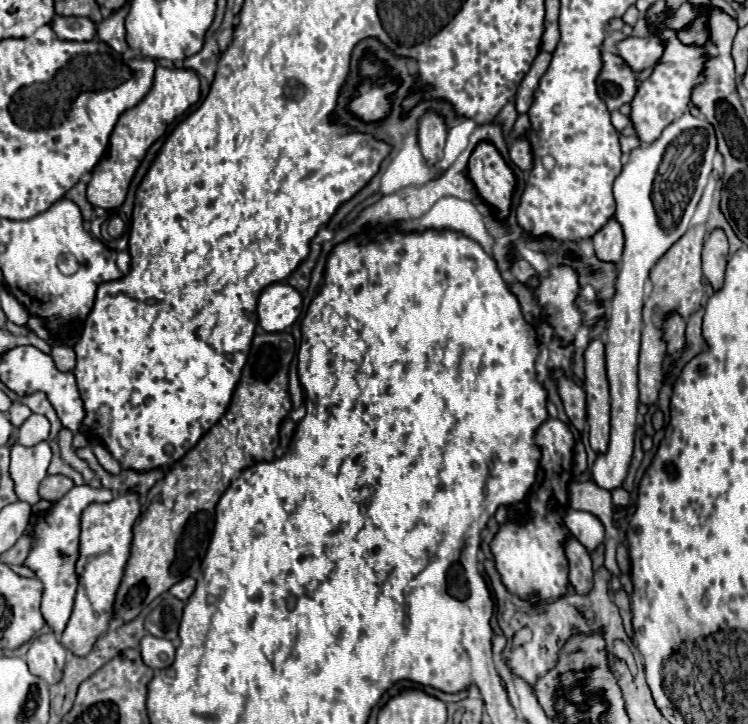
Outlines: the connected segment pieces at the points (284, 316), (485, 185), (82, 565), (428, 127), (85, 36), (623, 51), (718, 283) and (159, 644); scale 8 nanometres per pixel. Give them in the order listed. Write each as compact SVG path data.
M288 283L268 285L258 299L258 323L264 331L276 333L290 327L302 311L300 293Z
M480 141L472 151L468 159L468 177L476 185L480 197L496 209L496 217L504 217L506 221L510 215L516 175L490 141Z
M134 493L116 497L110 503L92 503L82 513L82 535L80 555L76 561L78 591L74 599L72 617L60 637L60 643L78 657L90 653L98 637L102 637L112 621L112 601L124 575L124 565L130 557L132 525L140 515L140 503Z
M426 111L420 119L418 139L420 139L422 155L428 159L430 165L442 159L446 137L448 137L448 127L444 117L436 115L434 111Z
M56 16L51 22L51 27L57 37L68 41L90 41L96 33L96 25L86 17Z
M648 35L642 39L636 37L628 37L624 41L620 41L616 45L618 55L622 57L622 61L632 69L632 71L642 71L648 69L652 65L656 65L656 61L660 59L664 45L656 35Z
M714 229L702 249L702 271L704 277L712 283L714 289L720 289L724 283L724 269L728 257L728 239L724 229Z
M146 635L142 639L142 643L140 643L140 651L142 651L142 659L144 659L144 663L148 667L152 667L152 669L166 669L174 661L176 647L168 639L158 639L158 637Z

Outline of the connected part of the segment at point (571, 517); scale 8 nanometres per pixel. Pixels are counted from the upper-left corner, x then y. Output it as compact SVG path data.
M568 509L566 517L564 517L566 527L570 529L570 533L592 553L602 541L604 541L604 525L602 521L588 513L588 511L576 511L576 509Z

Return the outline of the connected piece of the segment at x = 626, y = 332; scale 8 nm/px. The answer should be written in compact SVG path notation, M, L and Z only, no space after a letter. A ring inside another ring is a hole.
M690 113L682 115L674 123L670 123L662 135L646 145L642 143L638 149L630 153L630 161L622 167L622 173L614 181L614 199L616 199L616 219L620 221L626 237L624 255L620 261L620 275L616 281L616 295L612 299L612 311L606 325L606 343L604 343L604 357L606 357L606 377L610 385L610 401L612 401L612 421L610 421L610 445L604 455L596 459L592 465L592 479L600 489L614 491L626 479L632 447L634 447L634 433L636 433L636 413L638 413L638 351L640 351L640 327L642 327L642 305L644 305L644 285L648 281L650 269L658 263L658 259L688 231L690 219L694 209L702 197L706 187L708 175L712 171L712 159L716 153L716 135L714 127ZM700 139L700 143L692 143Z

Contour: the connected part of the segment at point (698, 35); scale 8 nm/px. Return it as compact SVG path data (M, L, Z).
M700 15L694 23L690 23L686 27L686 31L678 31L678 37L682 43L698 43L698 45L704 45L706 39L708 39L708 17L706 15Z

